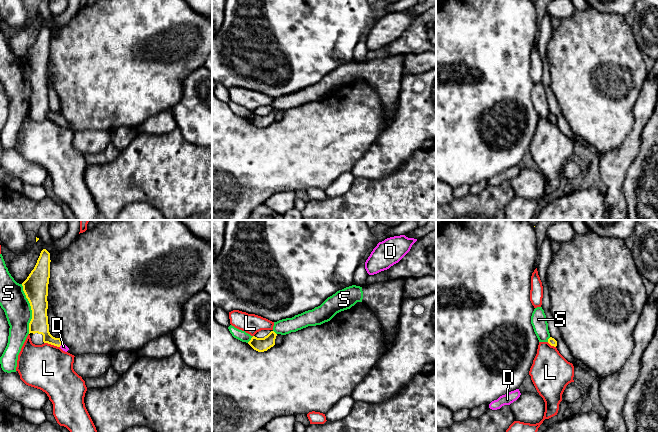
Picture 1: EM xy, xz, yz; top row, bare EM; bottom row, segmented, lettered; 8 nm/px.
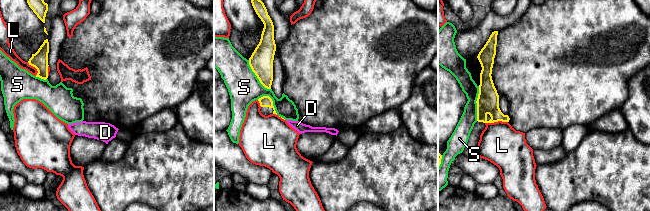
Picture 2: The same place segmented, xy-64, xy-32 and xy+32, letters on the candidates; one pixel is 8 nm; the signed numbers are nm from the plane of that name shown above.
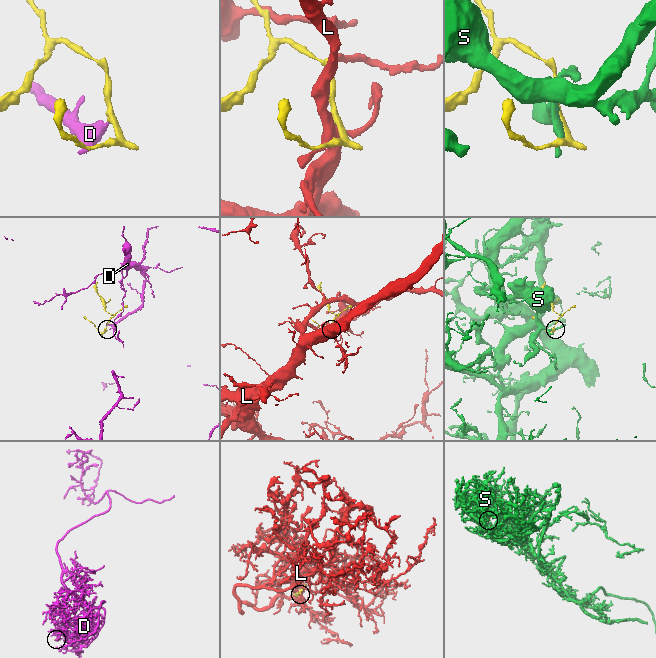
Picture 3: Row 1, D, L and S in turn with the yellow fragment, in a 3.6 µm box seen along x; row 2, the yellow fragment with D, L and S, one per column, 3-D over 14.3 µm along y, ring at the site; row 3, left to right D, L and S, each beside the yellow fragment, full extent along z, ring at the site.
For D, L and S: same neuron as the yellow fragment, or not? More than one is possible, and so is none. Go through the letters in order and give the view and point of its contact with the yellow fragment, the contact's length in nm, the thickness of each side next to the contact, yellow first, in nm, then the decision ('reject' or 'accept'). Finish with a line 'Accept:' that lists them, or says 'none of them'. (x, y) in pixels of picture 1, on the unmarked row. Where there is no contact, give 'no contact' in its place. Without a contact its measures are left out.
D: xy (61, 120) | 50 nm | 140/50 nm | accept
L: xy (52, 120) | 130 nm | 140/360 nm | reject
S: xy (31, 85) | 400 nm | 200/220 nm | reject
Accept: D

